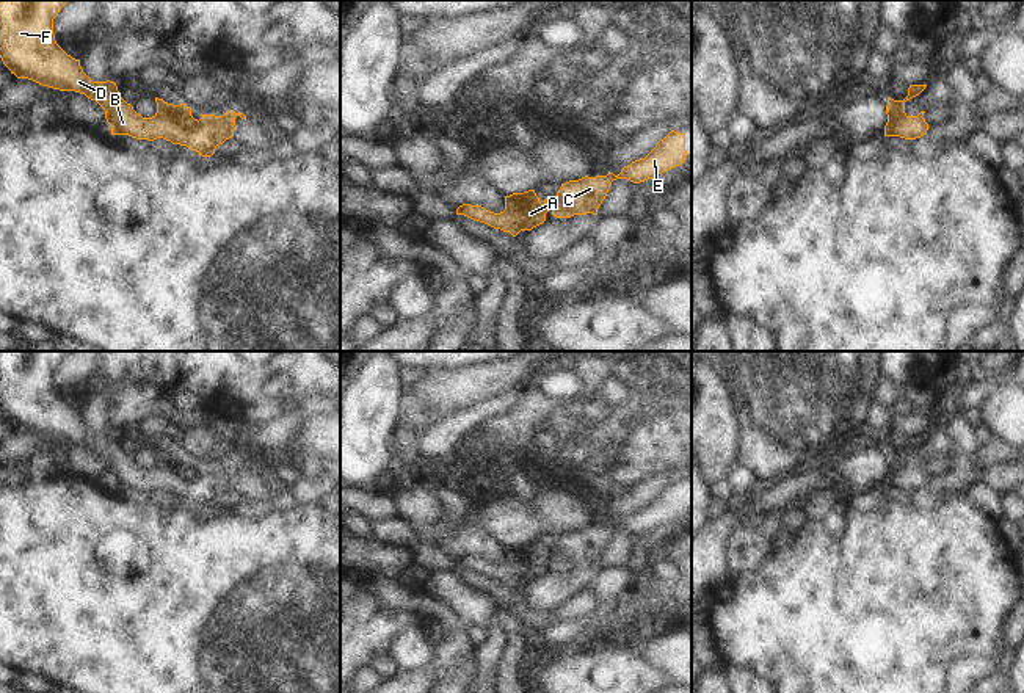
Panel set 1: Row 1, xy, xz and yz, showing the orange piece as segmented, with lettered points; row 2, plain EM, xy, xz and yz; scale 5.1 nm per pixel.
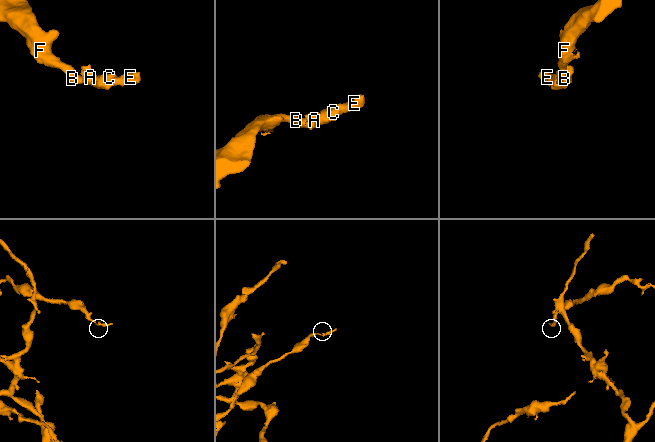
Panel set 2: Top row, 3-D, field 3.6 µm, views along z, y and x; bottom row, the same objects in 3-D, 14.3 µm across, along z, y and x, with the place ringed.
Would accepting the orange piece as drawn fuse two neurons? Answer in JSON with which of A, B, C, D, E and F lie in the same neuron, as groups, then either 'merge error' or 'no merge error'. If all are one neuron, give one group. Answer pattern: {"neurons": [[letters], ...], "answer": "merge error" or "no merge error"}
{"neurons": [["A", "B", "C", "D", "E", "F"]], "answer": "no merge error"}

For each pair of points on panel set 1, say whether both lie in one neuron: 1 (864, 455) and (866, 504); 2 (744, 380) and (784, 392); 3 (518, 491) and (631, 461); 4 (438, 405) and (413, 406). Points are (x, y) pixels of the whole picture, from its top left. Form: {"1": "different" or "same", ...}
{"1": "different", "2": "same", "3": "different", "4": "different"}

